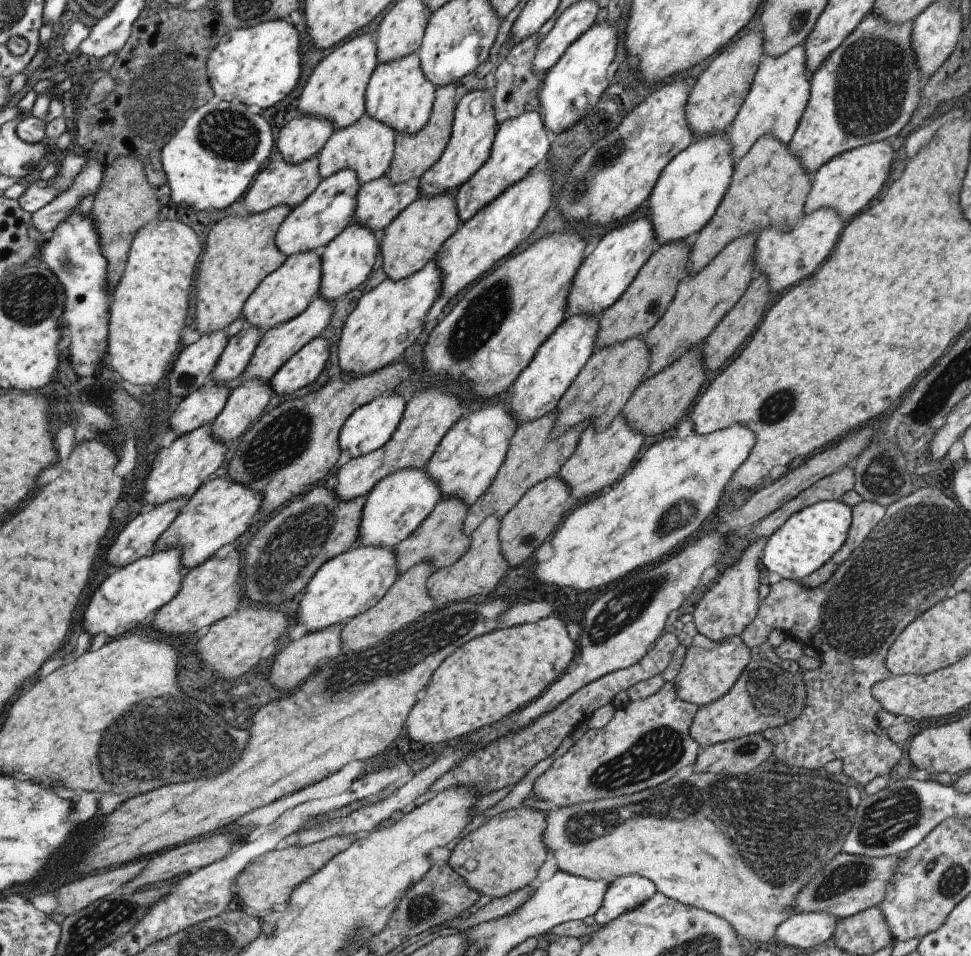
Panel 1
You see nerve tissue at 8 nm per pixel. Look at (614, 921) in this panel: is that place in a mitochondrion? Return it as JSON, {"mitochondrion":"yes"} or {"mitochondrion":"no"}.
{"mitochondrion":"no"}

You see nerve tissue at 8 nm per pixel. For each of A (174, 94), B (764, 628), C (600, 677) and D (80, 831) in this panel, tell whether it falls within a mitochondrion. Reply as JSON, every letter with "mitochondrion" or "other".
{"A":"mitochondrion","B":"other","C":"other","D":"other"}

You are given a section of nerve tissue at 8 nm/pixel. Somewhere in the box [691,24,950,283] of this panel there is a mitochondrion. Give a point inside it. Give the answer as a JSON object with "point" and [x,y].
{"point":[871,84]}

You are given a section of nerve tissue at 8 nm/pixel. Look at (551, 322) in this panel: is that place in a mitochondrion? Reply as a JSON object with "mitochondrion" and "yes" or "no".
{"mitochondrion":"no"}

